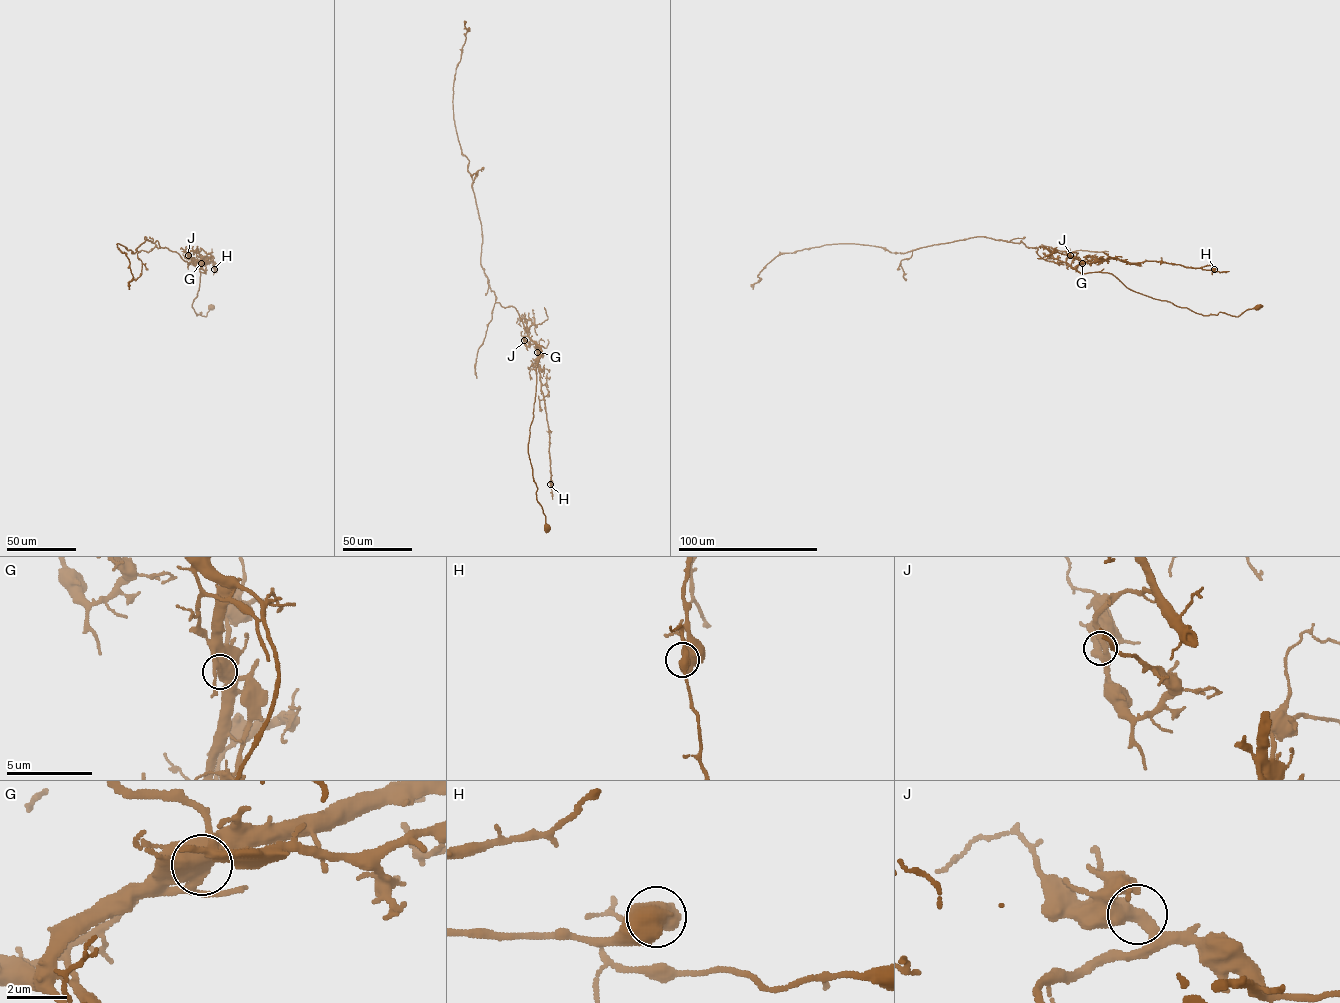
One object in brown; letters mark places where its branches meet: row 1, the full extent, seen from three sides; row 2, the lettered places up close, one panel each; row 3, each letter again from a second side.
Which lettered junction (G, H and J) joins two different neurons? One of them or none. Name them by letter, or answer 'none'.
G

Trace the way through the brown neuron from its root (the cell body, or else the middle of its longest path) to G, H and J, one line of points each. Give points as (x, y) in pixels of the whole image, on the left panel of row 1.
G: (211, 306), (206, 316), (201, 312), (197, 315), (192, 307), (197, 295), (200, 272), (206, 273), (201, 263)
H: (211, 306), (205, 316), (197, 315), (192, 304), (200, 272), (206, 273), (200, 260), (211, 261), (214, 269)
J: (211, 306), (206, 316), (201, 312), (197, 315), (192, 307), (197, 295), (200, 272), (206, 273), (188, 255)

